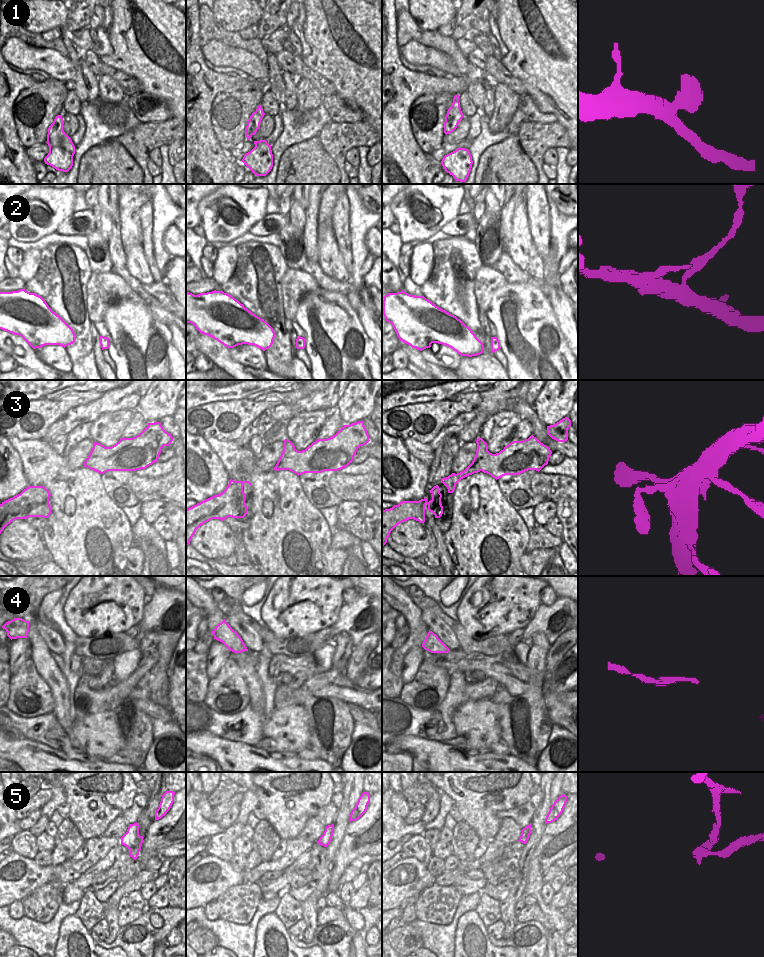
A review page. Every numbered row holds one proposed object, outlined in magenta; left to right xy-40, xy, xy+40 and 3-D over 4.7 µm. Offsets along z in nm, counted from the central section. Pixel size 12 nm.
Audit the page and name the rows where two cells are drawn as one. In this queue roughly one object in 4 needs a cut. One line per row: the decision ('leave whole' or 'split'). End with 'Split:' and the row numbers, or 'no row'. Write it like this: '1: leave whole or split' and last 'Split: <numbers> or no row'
1: leave whole
2: leave whole
3: leave whole
4: leave whole
5: leave whole
Split: no row

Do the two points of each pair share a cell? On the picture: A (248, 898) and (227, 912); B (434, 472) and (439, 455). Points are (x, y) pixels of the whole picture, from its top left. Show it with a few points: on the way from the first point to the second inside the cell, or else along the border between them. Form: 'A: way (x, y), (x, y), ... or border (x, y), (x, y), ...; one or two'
A: way (243, 899), (232, 907); one
B: way (438, 468), (439, 459); one

